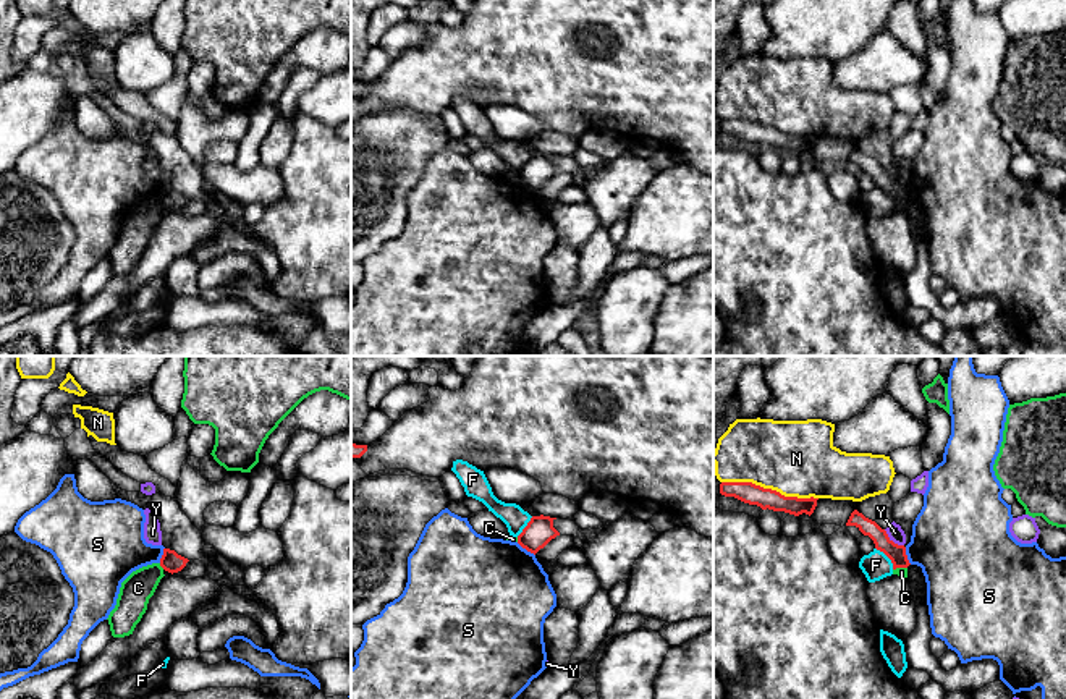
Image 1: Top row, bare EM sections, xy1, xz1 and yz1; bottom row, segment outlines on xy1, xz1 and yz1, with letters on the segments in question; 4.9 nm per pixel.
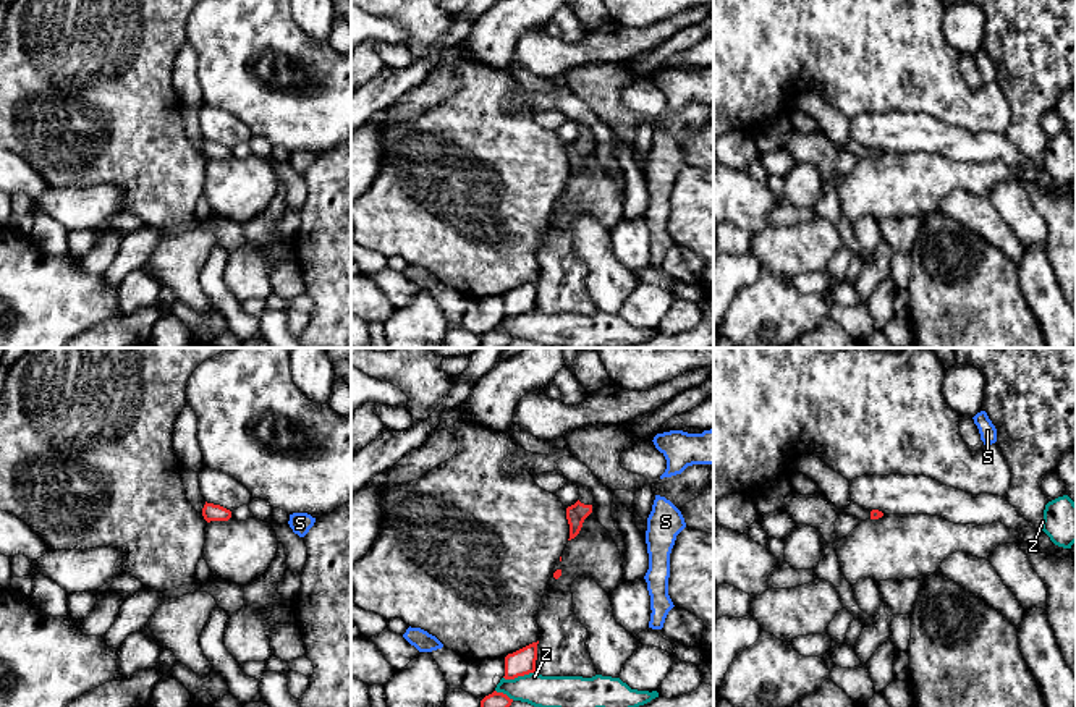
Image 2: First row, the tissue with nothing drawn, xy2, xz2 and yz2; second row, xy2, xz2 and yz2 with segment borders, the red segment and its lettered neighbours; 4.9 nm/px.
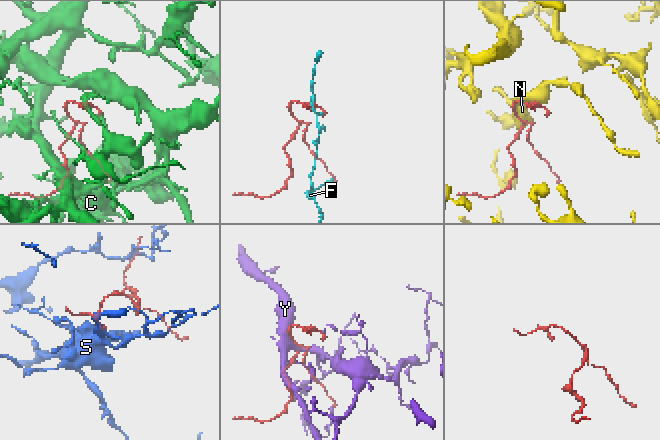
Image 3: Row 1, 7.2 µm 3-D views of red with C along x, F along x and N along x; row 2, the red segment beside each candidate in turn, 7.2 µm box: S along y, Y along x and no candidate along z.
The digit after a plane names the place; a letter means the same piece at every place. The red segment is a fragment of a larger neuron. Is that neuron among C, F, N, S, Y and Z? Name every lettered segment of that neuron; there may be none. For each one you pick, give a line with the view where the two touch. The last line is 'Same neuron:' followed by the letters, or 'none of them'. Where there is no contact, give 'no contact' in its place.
Same neuron: none of them

